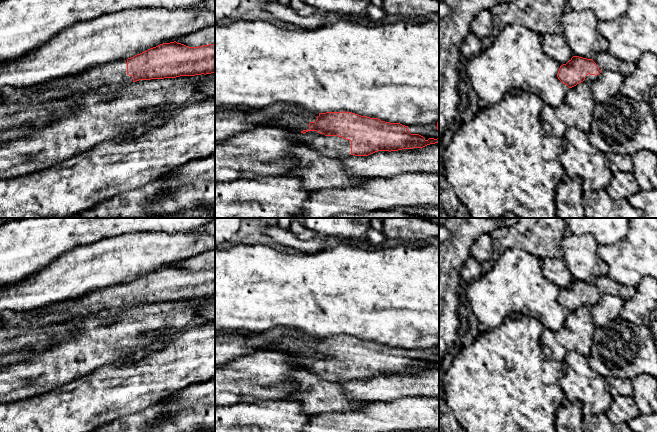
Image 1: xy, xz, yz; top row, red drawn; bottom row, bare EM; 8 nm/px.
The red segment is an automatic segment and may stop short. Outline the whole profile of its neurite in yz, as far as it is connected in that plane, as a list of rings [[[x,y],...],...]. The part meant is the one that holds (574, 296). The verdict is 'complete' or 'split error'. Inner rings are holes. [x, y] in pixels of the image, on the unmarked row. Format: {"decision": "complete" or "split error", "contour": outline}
{"decision": "split error", "contour": [[[573,280],[566,288],[560,290],[557,301],[569,312],[585,305],[588,308],[600,301],[601,293],[592,283]]]}

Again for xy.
{"decision": "split error", "contour": [[[174,265],[160,268],[128,283],[94,290],[78,298],[33,311],[5,310],[0,313],[0,323],[41,317],[40,325],[58,324],[63,327],[75,316],[87,316],[101,310],[211,297],[215,297],[215,268],[188,271]]]}

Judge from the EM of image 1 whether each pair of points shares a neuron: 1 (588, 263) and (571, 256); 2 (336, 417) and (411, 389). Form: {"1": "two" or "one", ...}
{"1": "one", "2": "two"}

